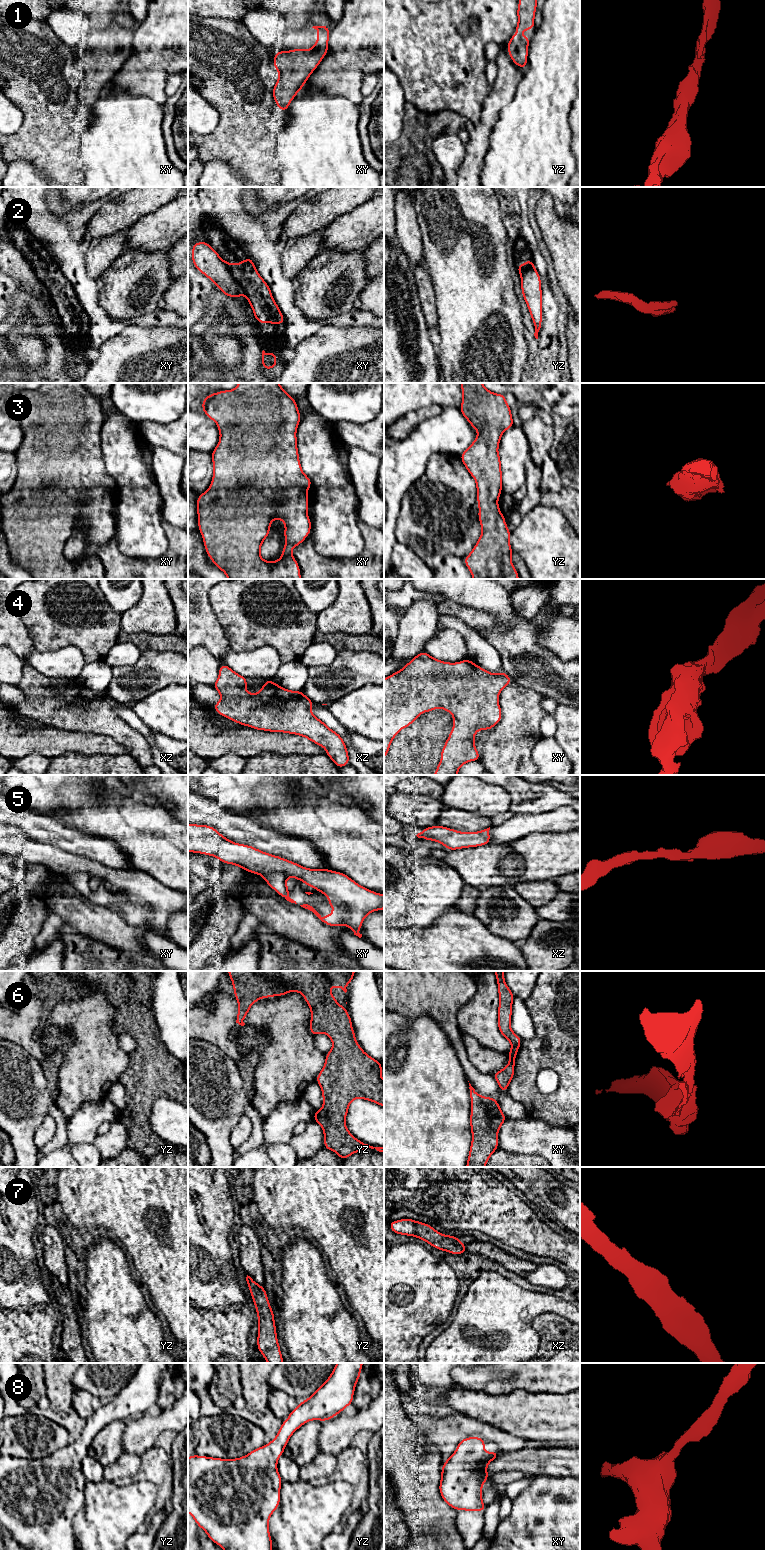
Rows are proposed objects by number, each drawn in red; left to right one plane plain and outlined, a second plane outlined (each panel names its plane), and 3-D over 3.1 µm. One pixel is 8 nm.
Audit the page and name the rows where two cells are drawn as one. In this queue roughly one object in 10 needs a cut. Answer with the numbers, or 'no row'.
2

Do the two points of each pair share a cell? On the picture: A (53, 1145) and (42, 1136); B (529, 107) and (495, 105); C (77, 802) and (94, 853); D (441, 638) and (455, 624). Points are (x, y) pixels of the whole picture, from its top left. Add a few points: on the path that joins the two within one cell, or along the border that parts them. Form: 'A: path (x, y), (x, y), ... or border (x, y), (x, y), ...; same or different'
A: border (55, 1119), (55, 1133), (53, 1137), (39, 1149); different
B: border (517, 85), (515, 96), (500, 110), (494, 126); different
C: border (66, 825), (111, 840); different
D: border (441, 628), (457, 630), (462, 635), (466, 646); different

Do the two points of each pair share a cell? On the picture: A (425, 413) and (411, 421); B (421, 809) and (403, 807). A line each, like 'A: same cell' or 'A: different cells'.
A: same cell
B: same cell

